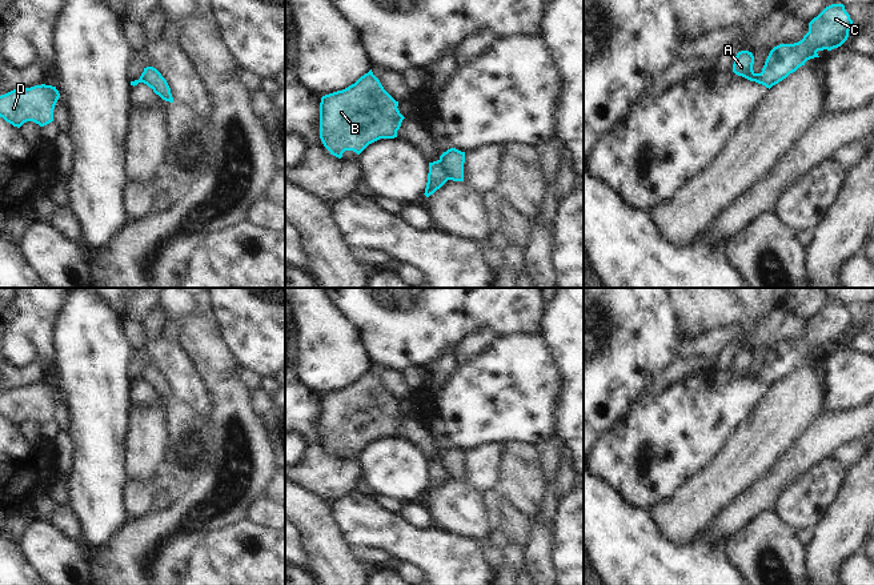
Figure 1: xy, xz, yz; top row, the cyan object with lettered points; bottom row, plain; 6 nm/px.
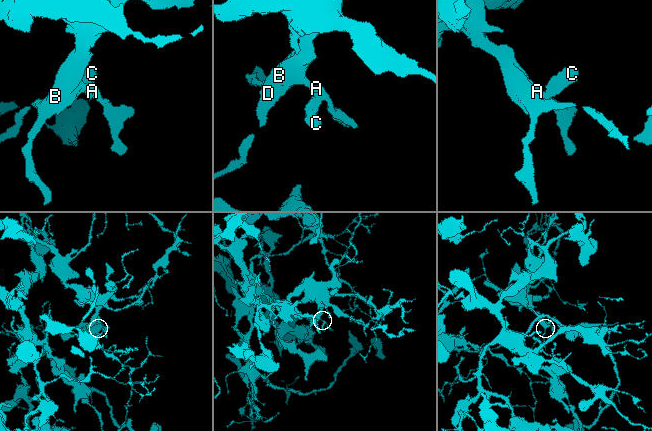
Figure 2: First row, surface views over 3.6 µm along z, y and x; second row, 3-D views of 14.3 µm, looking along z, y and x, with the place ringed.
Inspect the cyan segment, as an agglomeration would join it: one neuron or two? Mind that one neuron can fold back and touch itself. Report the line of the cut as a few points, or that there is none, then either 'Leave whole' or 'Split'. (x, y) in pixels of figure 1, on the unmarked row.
Split along xz (438, 459), (450, 477). Split.

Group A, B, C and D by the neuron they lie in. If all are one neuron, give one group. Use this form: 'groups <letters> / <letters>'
groups A B D / C

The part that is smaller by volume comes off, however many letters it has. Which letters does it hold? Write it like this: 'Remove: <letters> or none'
Remove: C

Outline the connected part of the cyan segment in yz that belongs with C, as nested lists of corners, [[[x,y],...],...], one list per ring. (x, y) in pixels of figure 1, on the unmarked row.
[[[843,302],[826,305],[809,321],[809,330],[794,342],[774,345],[762,366],[761,377],[755,381],[771,386],[810,357],[819,356],[818,349],[831,349],[841,345],[849,336],[853,324]]]

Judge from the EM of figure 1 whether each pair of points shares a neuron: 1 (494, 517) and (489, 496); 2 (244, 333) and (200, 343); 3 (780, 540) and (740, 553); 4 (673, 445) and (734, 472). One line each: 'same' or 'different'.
1: same
2: different
3: same
4: different

